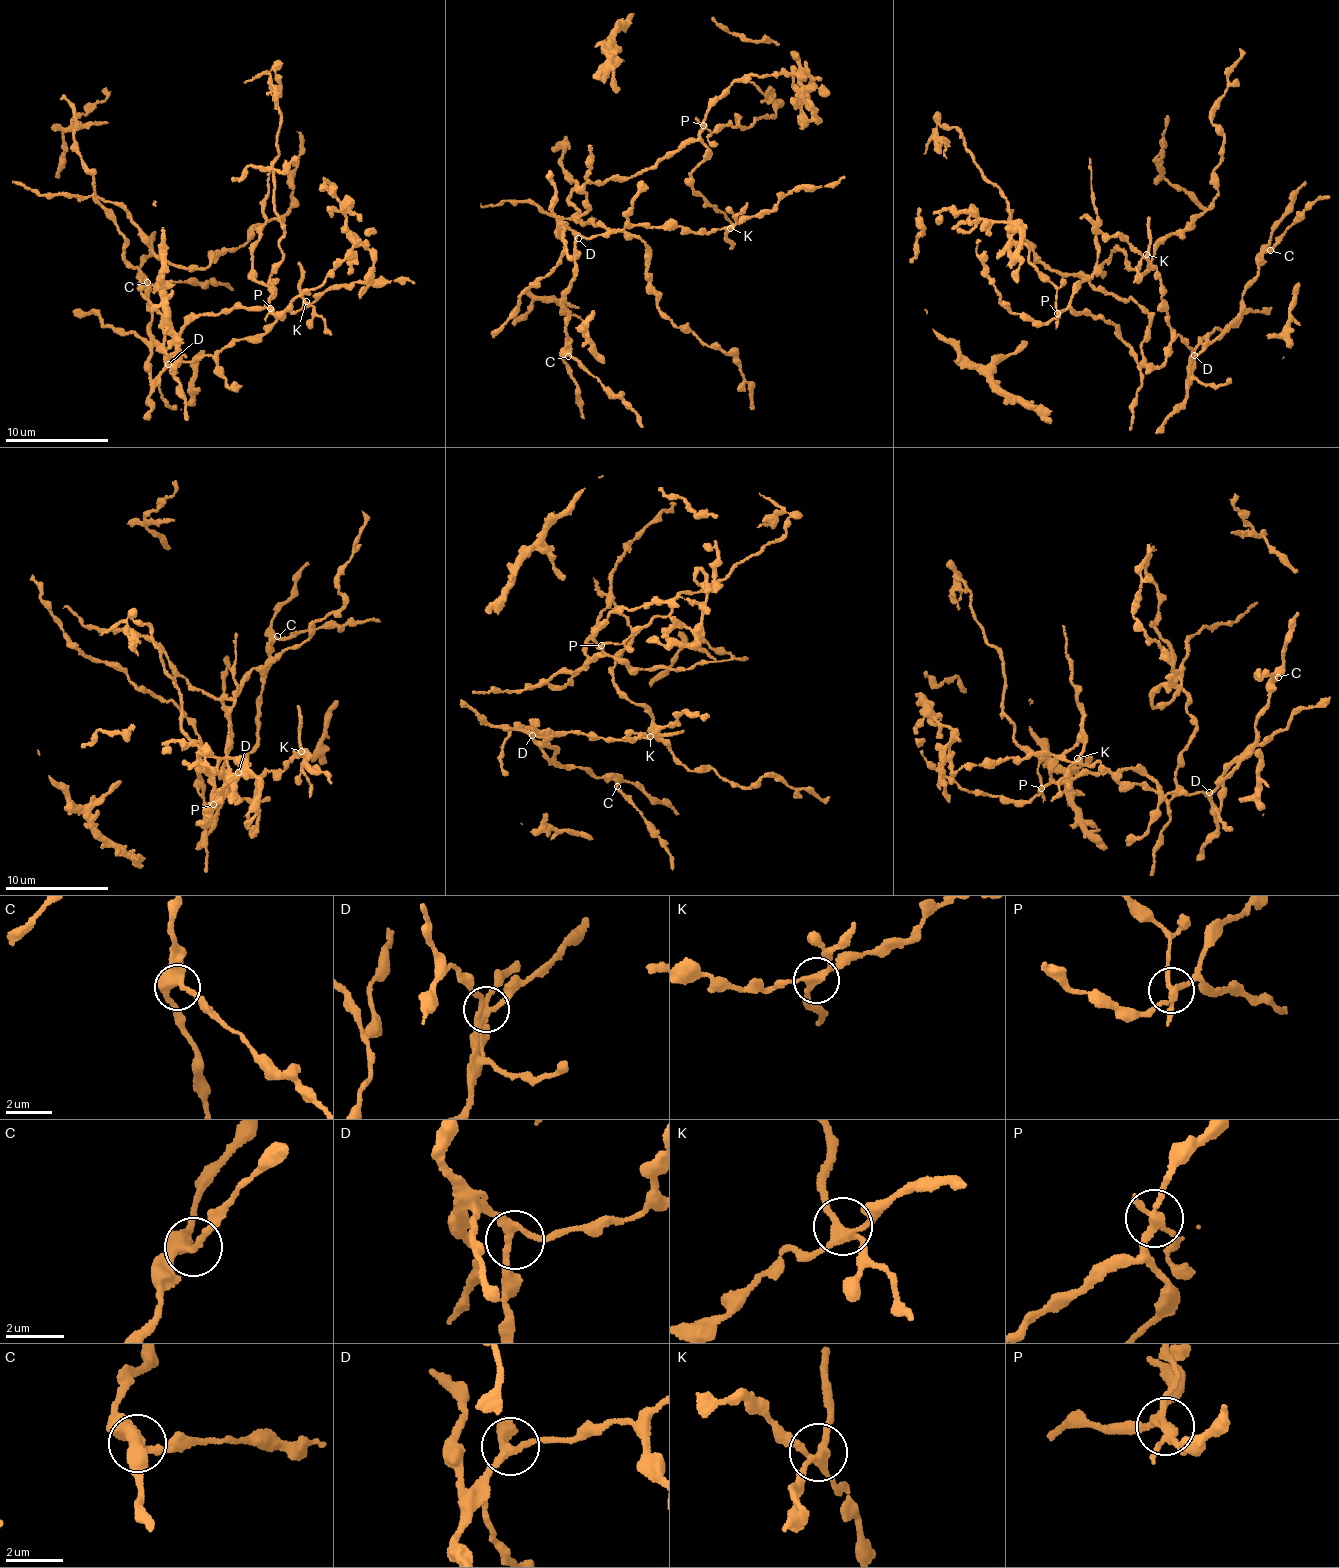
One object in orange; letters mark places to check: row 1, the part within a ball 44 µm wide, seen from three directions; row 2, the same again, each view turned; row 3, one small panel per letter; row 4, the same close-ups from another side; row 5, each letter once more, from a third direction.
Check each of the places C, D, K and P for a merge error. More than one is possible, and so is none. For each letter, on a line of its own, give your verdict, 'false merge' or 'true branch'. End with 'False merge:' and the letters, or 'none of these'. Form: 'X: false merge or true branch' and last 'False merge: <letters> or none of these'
C: true branch
D: true branch
K: true branch
P: false merge
False merge: P

